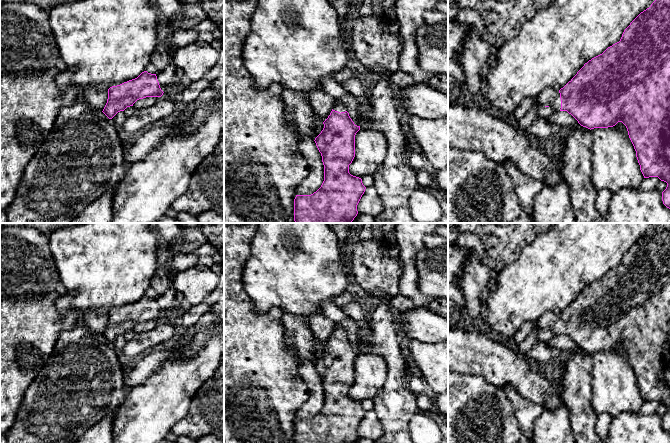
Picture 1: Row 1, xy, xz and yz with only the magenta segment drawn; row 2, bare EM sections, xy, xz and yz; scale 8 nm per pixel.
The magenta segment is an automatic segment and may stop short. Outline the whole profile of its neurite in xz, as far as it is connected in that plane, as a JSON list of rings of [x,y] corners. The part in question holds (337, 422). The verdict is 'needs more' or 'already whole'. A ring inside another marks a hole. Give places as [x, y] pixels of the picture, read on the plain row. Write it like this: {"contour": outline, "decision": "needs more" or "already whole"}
{"contour": [[[341,324],[334,327],[324,352],[315,362],[324,389],[324,405],[321,411],[311,419],[296,419],[294,423],[294,443],[354,443],[357,429],[366,411],[362,403],[349,397],[349,389],[355,381],[355,359],[360,350],[354,348]]], "decision": "needs more"}

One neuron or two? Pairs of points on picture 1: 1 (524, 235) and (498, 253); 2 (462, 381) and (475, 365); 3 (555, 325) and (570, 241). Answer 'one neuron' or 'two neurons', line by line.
1: one neuron
2: two neurons
3: two neurons

